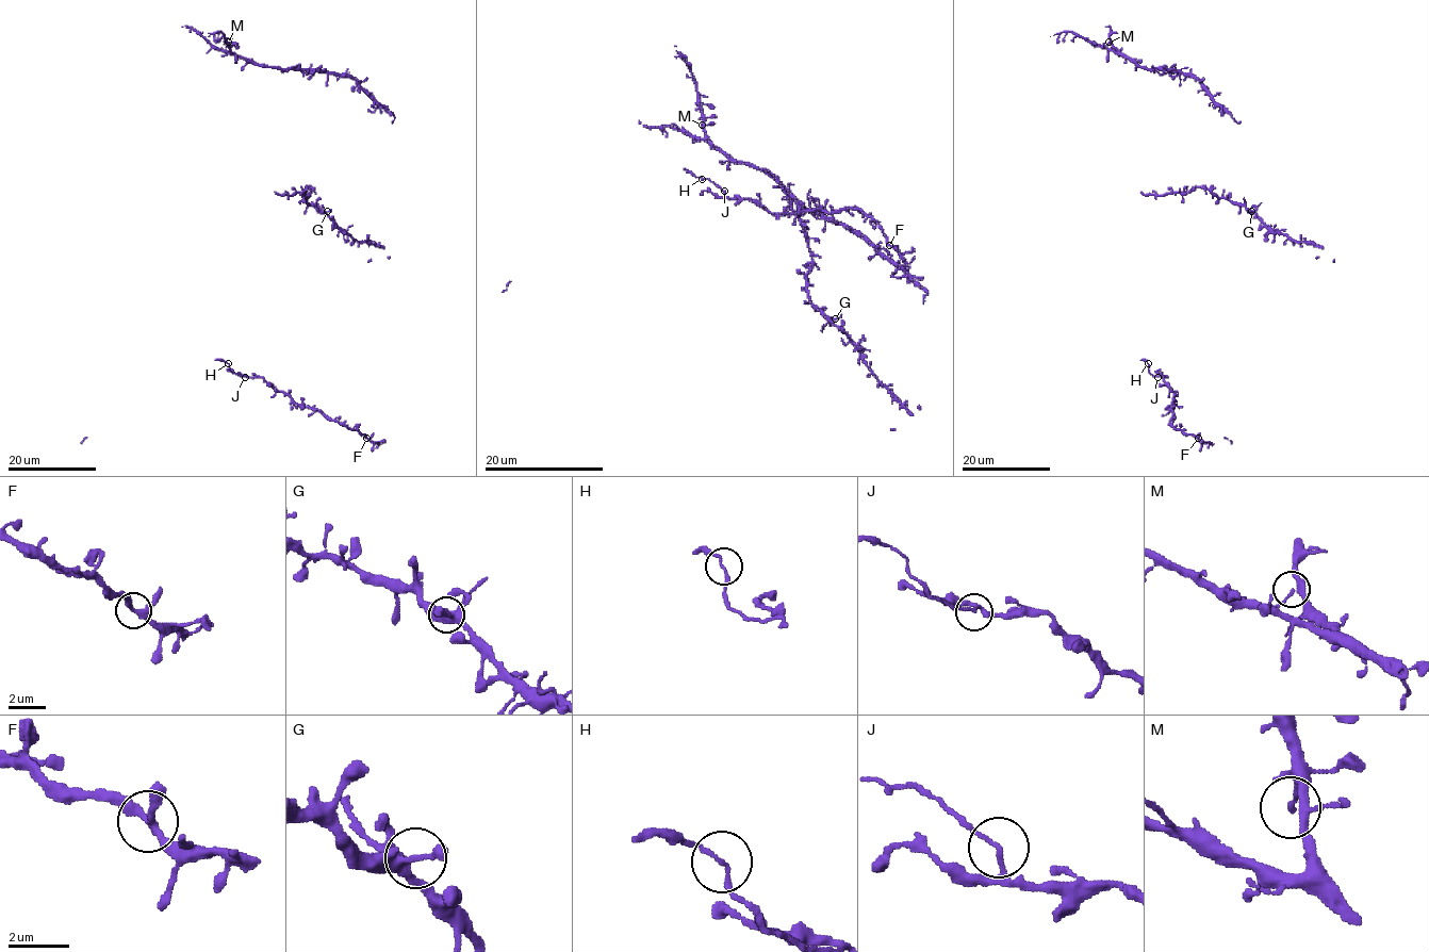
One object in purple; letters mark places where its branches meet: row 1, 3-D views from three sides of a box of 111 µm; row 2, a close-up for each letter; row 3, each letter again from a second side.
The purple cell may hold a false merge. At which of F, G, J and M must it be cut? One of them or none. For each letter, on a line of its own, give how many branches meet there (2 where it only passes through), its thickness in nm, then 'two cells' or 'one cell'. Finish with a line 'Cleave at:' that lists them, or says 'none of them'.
F: 3 branches meet; 240 nm thick; one cell
G: 2 branches meet; 240 nm thick; one cell
J: 2 branches meet; 130 nm thick; two cells
M: 1 branches meet; 160 nm thick; one cell
Cleave at: J

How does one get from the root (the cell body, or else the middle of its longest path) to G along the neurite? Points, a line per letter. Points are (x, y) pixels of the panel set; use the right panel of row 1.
G: (1178, 193), (1202, 187), (1251, 211)

